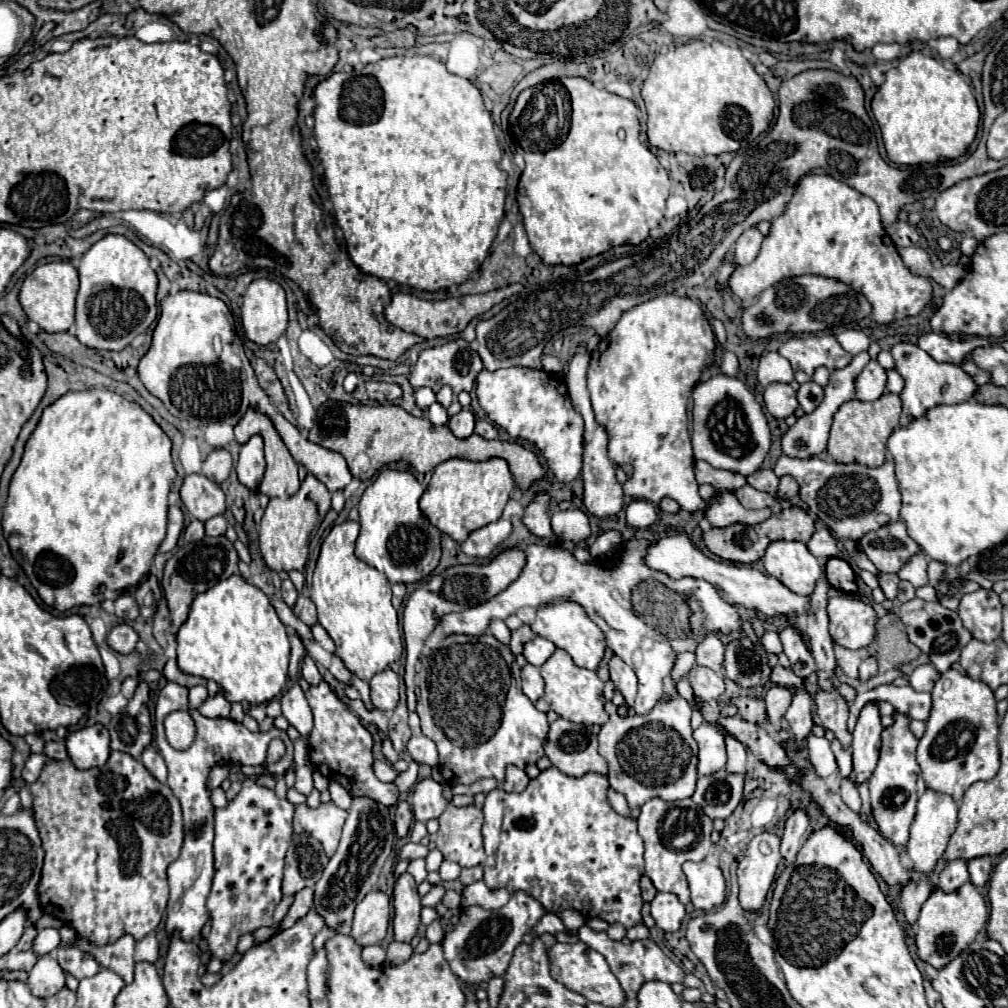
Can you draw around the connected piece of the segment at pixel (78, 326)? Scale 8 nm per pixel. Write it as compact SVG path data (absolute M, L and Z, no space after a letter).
M105 235L103 239L99 239L87 253L83 253L77 271L79 271L79 291L77 291L77 313L75 313L75 337L83 345L91 349L121 351L137 335L145 333L151 327L151 323L157 319L157 305L155 305L157 275L149 267L147 255L127 237Z

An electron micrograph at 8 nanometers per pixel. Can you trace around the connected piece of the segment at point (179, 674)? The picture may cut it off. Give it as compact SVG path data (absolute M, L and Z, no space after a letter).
M169 659L165 669L163 669L163 675L167 677L167 681L173 681L173 683L179 683L179 685L185 685L185 687L193 687L193 685L207 685L207 681L203 677L195 677L195 675L187 675L179 669L177 661L175 659Z

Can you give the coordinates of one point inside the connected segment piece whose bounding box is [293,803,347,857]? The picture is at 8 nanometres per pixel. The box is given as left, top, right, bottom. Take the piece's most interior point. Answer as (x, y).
(325, 822)

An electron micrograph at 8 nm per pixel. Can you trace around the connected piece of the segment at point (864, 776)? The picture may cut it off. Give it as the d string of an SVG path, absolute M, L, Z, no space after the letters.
M867 703L861 709L861 717L857 721L857 727L853 731L853 781L855 785L867 783L869 775L873 773L877 759L879 759L879 747L881 747L881 719L877 703Z

